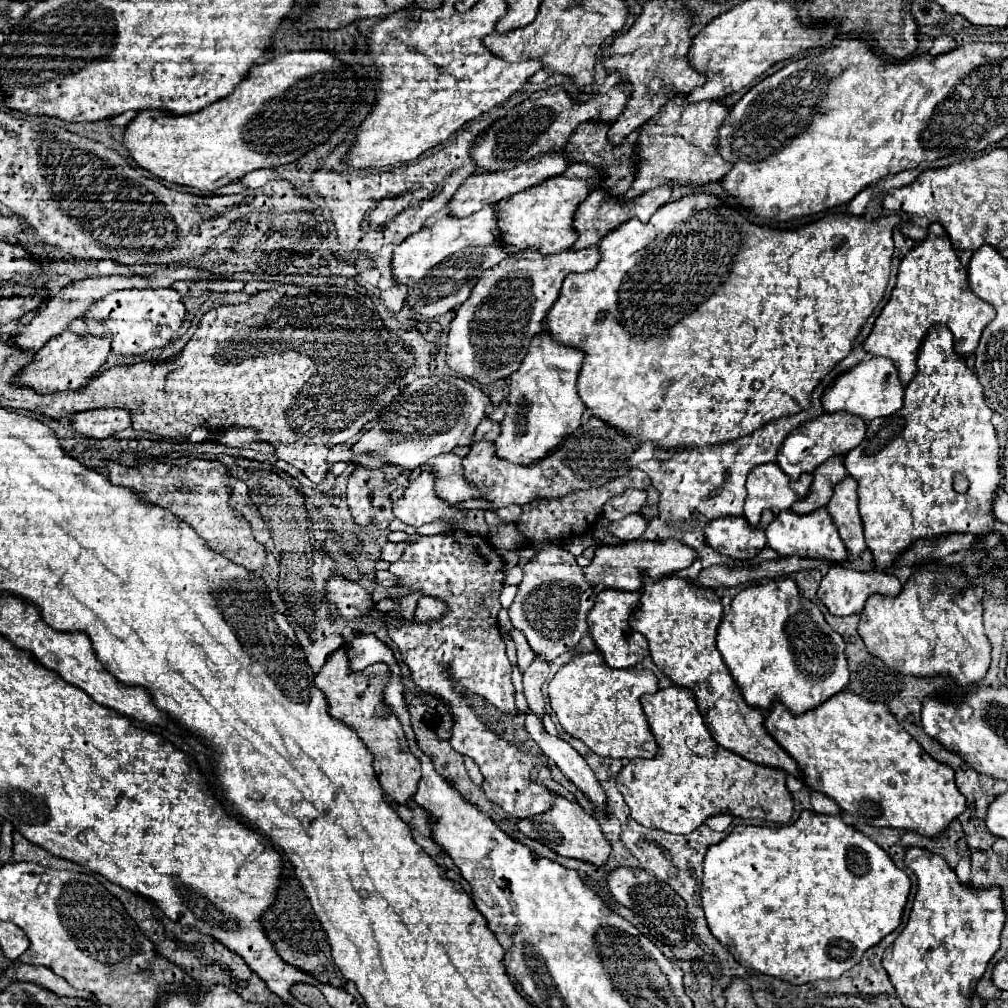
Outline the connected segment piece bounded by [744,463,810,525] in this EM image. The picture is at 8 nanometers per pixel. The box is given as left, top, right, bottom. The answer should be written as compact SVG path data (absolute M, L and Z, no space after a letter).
M776 463L758 465L758 469L750 471L750 477L746 481L748 489L748 497L744 501L746 521L750 525L758 525L764 509L776 513L790 509L792 503L796 503L808 493L808 487L810 487L808 475L798 481L790 481Z

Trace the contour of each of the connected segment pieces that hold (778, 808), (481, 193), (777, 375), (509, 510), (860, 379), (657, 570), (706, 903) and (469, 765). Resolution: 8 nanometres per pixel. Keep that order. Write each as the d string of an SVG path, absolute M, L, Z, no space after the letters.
M670 685L660 689L654 695L644 695L642 699L644 713L648 715L650 729L662 749L654 759L636 759L630 761L618 773L618 789L624 795L624 801L630 805L630 815L644 827L662 829L668 833L692 833L708 817L718 813L732 813L734 817L760 819L768 823L788 823L792 817L792 795L786 789L786 773L778 767L766 767L752 763L732 751L720 747L708 733L704 717L698 709L698 701L692 695L692 689Z
M558 151L558 153L544 153L542 157L532 157L530 161L524 161L524 163L518 163L514 169L508 169L508 171L494 171L494 173L474 173L470 175L460 187L458 187L458 193L452 197L450 201L450 213L456 215L456 217L468 217L476 211L480 211L484 205L494 205L498 203L502 197L510 197L518 191L524 191L526 187L532 187L532 185L538 185L542 183L544 179L548 177L554 177L558 173L564 173L566 167L570 165L570 157L566 157L564 151Z
M702 191L684 195L678 201L658 207L658 211L650 217L648 223L642 223L636 217L632 217L630 221L618 225L618 229L612 229L598 245L602 259L596 265L596 269L588 273L570 273L570 277L566 277L558 301L548 311L546 325L556 341L586 351L586 359L578 379L578 395L584 401L584 405L590 407L594 417L606 421L612 427L618 427L620 431L638 441L652 439L664 449L704 447L732 441L756 431L766 421L808 409L810 391L828 371L834 369L838 361L842 361L850 353L854 337L858 335L860 327L866 323L866 319L884 295L894 253L892 229L900 221L900 215L864 219L862 215L830 213L798 229L772 229L752 223L742 209L724 205L724 201L716 195Z
M515 504L508 505L507 507L496 511L497 515L506 522L517 522L521 512L521 506Z
M870 357L866 361L860 361L846 373L842 373L830 387L824 389L822 407L826 413L846 411L858 415L864 421L872 421L876 417L888 417L896 413L902 407L902 397L904 397L904 387L898 381L898 373L892 361L884 357Z
M666 539L666 541L630 541L622 545L604 545L596 551L592 563L584 567L584 577L590 581L590 585L600 593L602 589L618 589L618 591L638 591L642 587L640 573L648 571L654 575L654 579L660 579L664 575L672 575L680 569L686 569L696 559L696 551L688 545Z
M802 811L802 815L790 823L790 825L780 825L780 827L746 827L738 825L732 829L732 833L712 845L704 857L704 877L702 877L702 909L708 921L708 927L714 937L722 945L728 947L728 951L746 967L756 969L764 975L772 975L778 979L784 979L792 985L802 985L818 979L836 979L850 967L854 967L860 957L864 955L866 949L876 945L880 939L884 939L888 933L892 933L900 925L900 917L904 911L904 905L908 901L910 893L910 879L908 875L894 865L894 861L886 855L882 847L878 847L872 839L868 839L864 833L852 829L842 821L842 815L820 815L814 811Z
M464 756L464 764L472 781L476 785L481 786L484 778L474 760L468 756Z

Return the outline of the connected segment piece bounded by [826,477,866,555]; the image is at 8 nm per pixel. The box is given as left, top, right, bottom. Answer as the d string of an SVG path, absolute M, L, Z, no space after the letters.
M852 477L842 479L834 487L834 495L826 505L826 511L830 513L834 525L838 527L838 533L840 533L844 545L846 545L846 549L852 555L860 555L866 549L862 519L860 519L860 513L858 513L856 487L858 485Z

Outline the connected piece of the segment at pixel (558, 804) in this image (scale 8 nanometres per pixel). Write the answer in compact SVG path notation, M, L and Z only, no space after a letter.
M560 795L554 797L554 805L546 813L518 821L518 827L526 837L540 841L542 845L550 847L552 851L564 857L574 857L574 859L590 861L594 865L602 865L610 855L610 843L606 841L598 819L586 813L576 801L568 801L566 797Z

